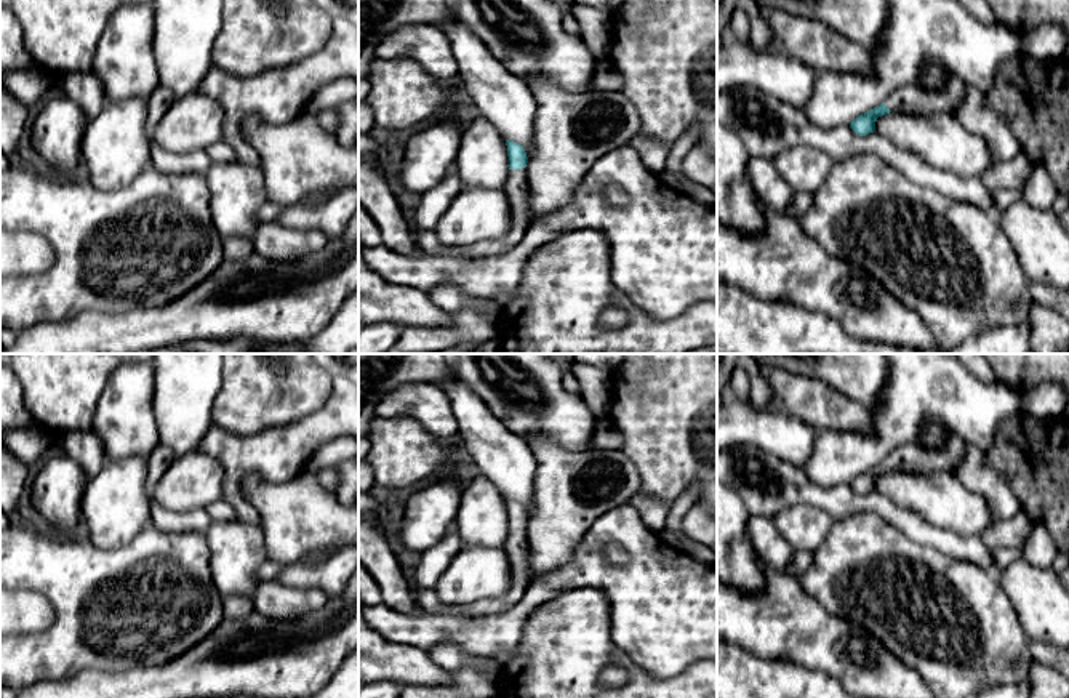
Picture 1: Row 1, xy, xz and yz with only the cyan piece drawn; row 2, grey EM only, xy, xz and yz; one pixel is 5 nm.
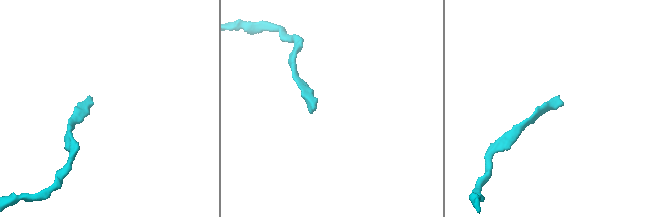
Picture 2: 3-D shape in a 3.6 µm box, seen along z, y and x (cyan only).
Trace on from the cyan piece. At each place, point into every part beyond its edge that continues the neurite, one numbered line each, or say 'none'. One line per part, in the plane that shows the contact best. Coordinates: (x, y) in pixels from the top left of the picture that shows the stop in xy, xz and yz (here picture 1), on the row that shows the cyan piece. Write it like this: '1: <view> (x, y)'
1: xz (516, 188)

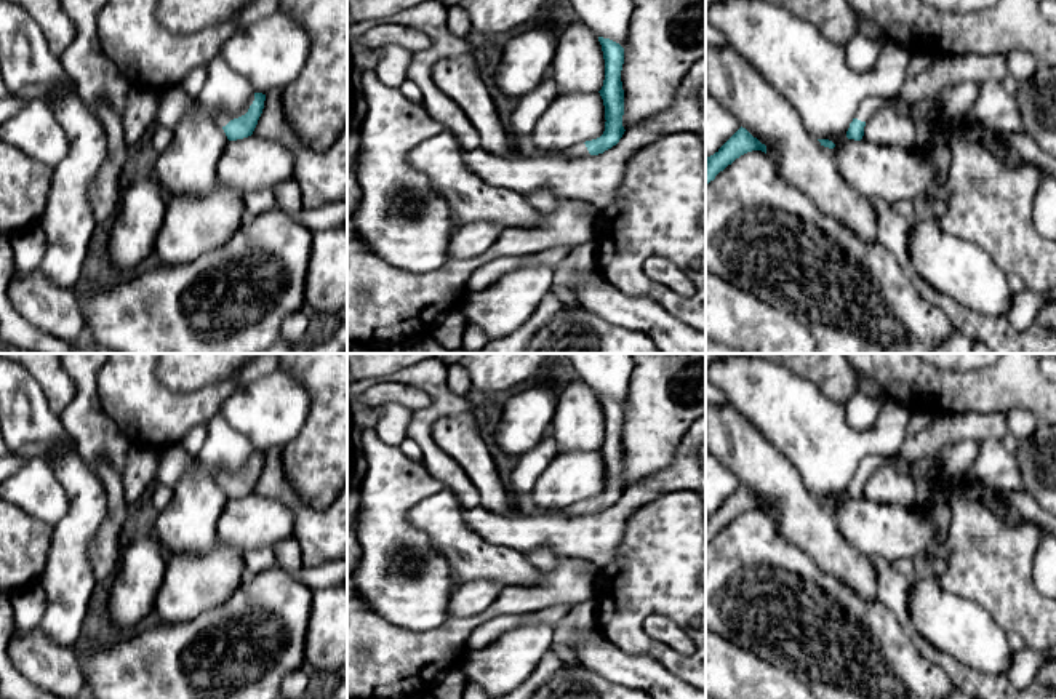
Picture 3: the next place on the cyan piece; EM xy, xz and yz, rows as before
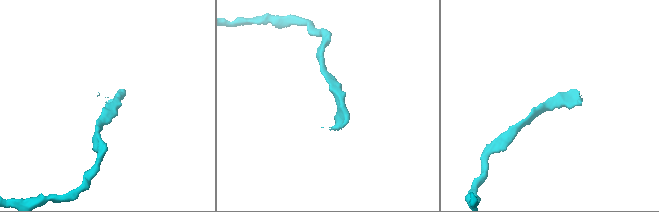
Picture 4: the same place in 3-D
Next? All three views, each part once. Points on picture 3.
1: xy (223, 119)

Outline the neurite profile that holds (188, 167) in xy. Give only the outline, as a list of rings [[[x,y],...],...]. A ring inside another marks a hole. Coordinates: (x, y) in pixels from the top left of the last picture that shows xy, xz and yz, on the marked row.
[[[221,56],[211,59],[206,70],[197,106],[173,128],[173,139],[154,168],[166,200],[205,195],[218,184],[216,166],[229,142],[219,115],[240,112],[254,96],[253,85]]]

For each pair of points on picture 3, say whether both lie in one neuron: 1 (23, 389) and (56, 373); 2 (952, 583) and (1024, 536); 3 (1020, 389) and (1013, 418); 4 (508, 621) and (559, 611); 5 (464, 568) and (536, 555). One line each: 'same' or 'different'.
1: different
2: same
3: different
4: same
5: different

